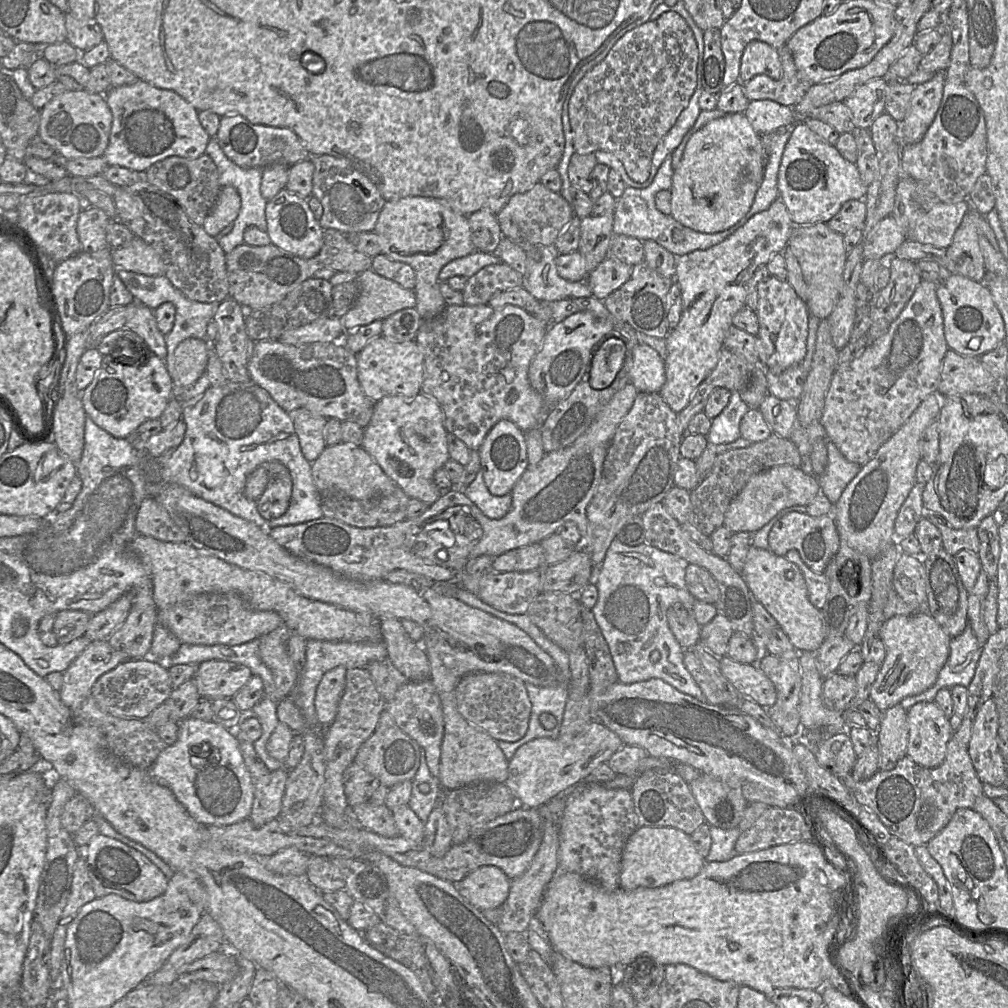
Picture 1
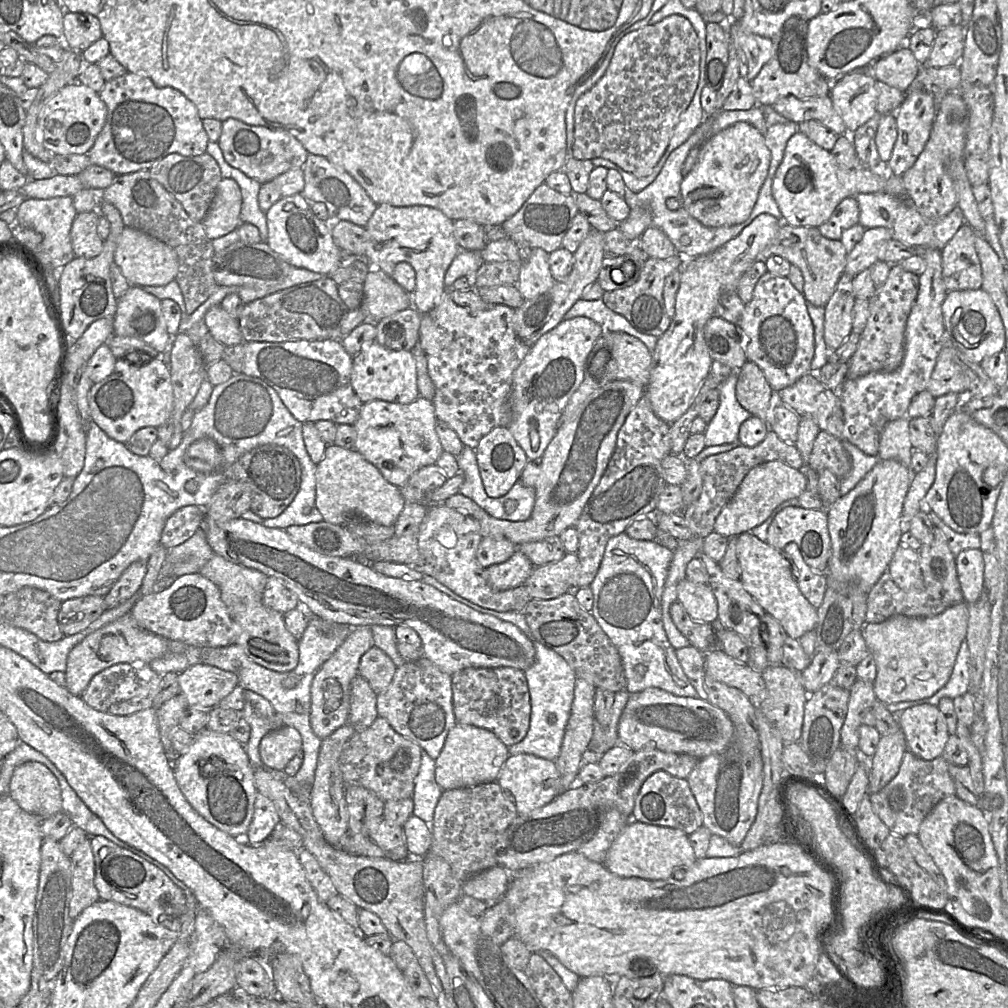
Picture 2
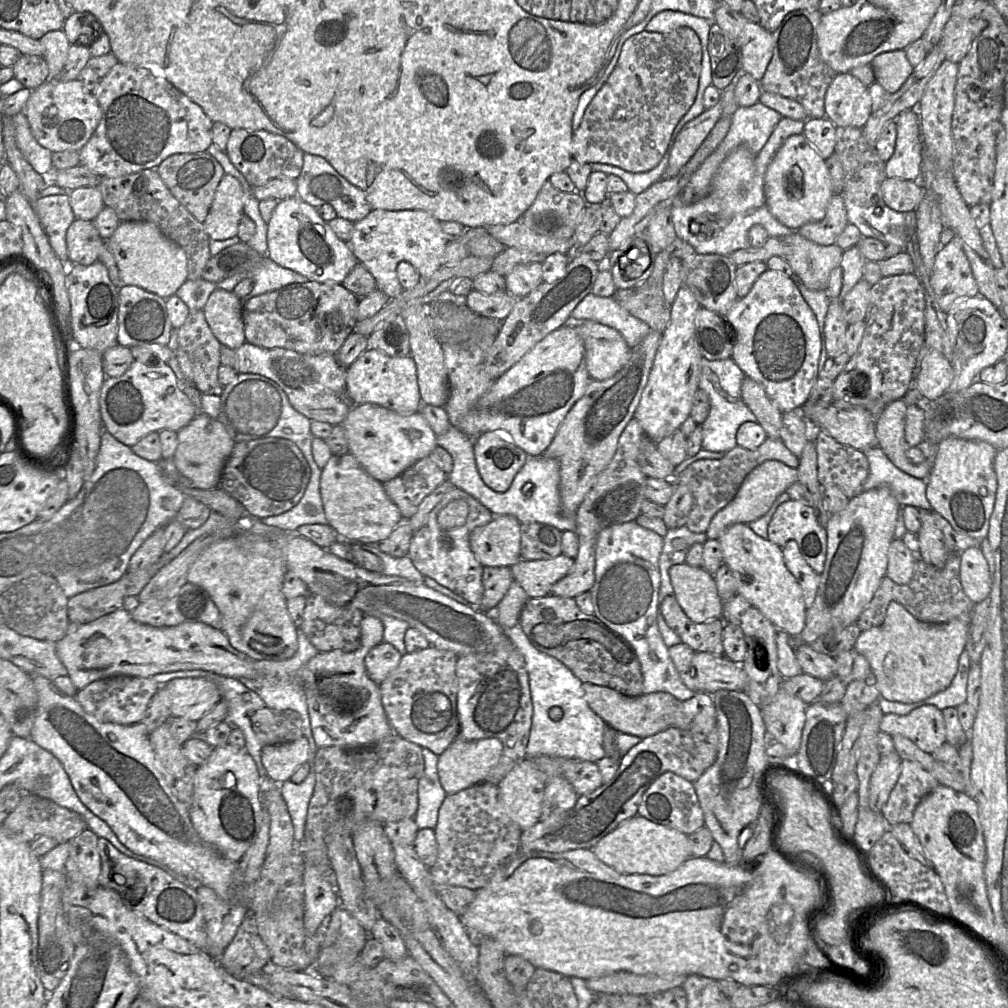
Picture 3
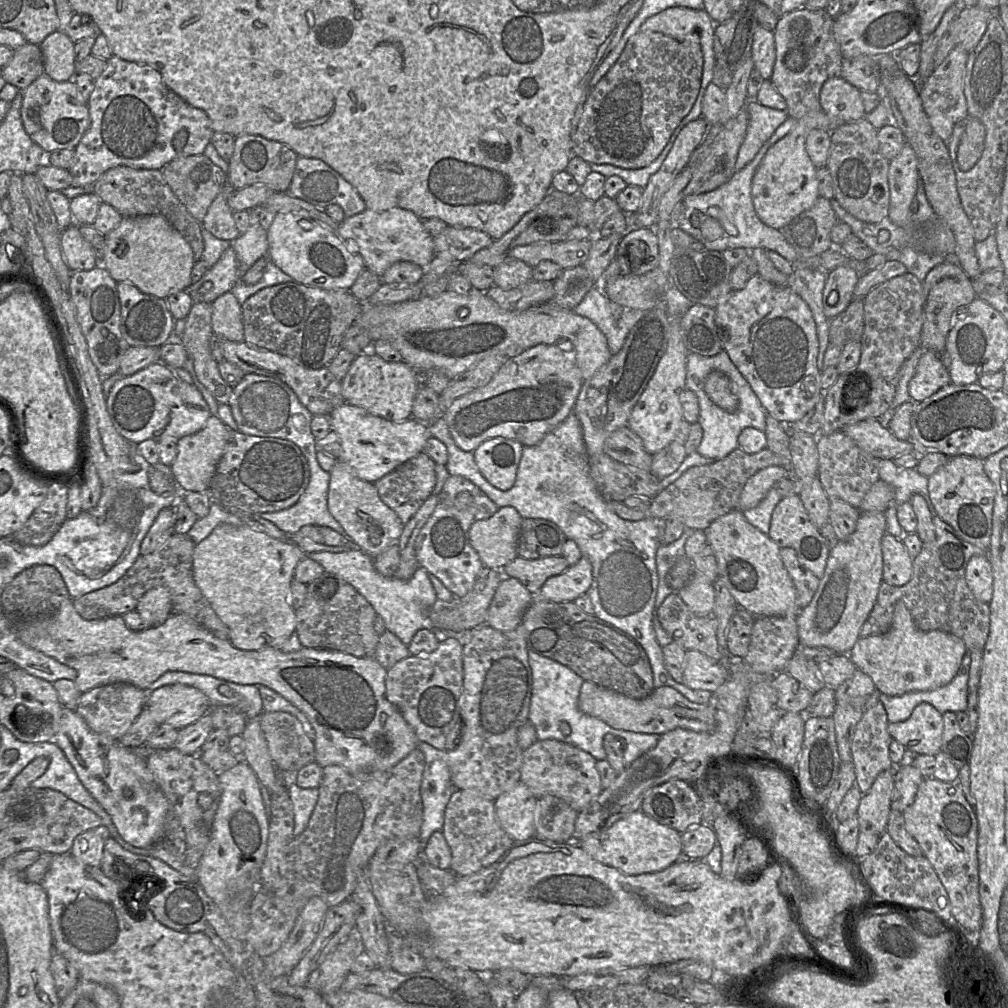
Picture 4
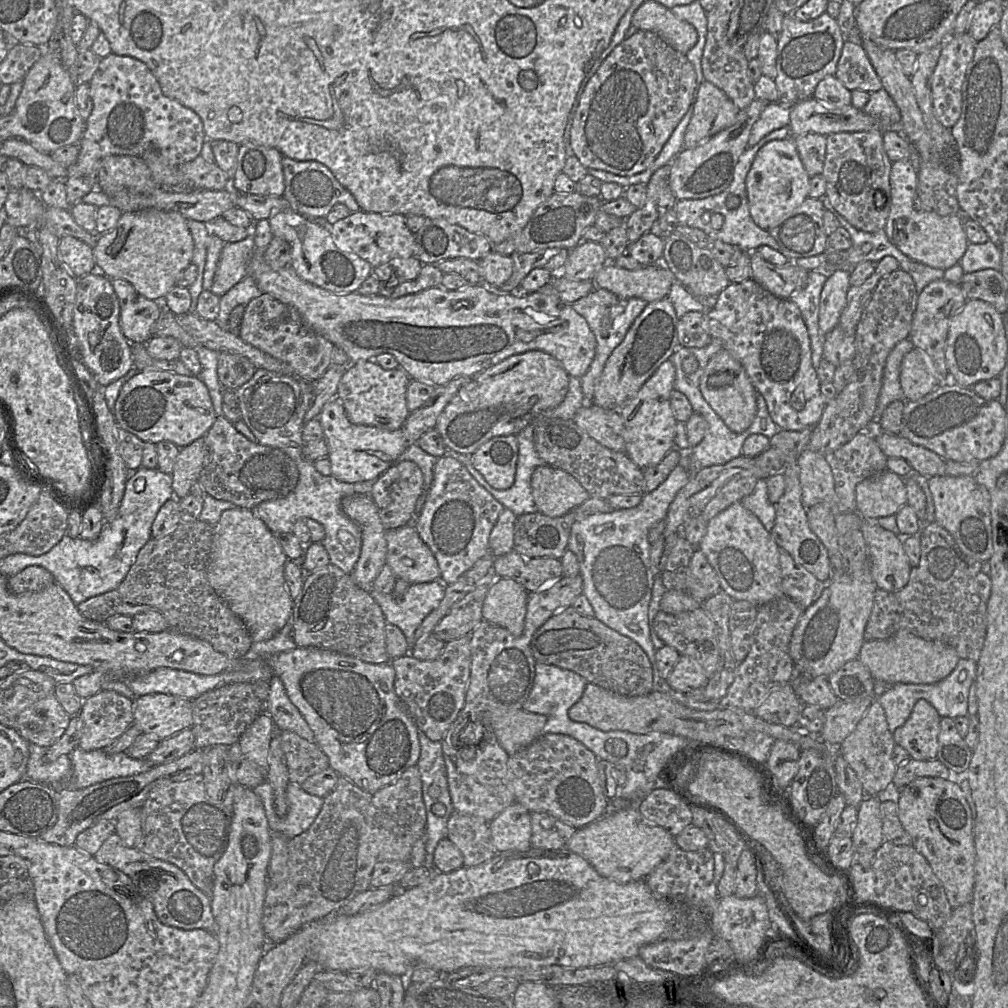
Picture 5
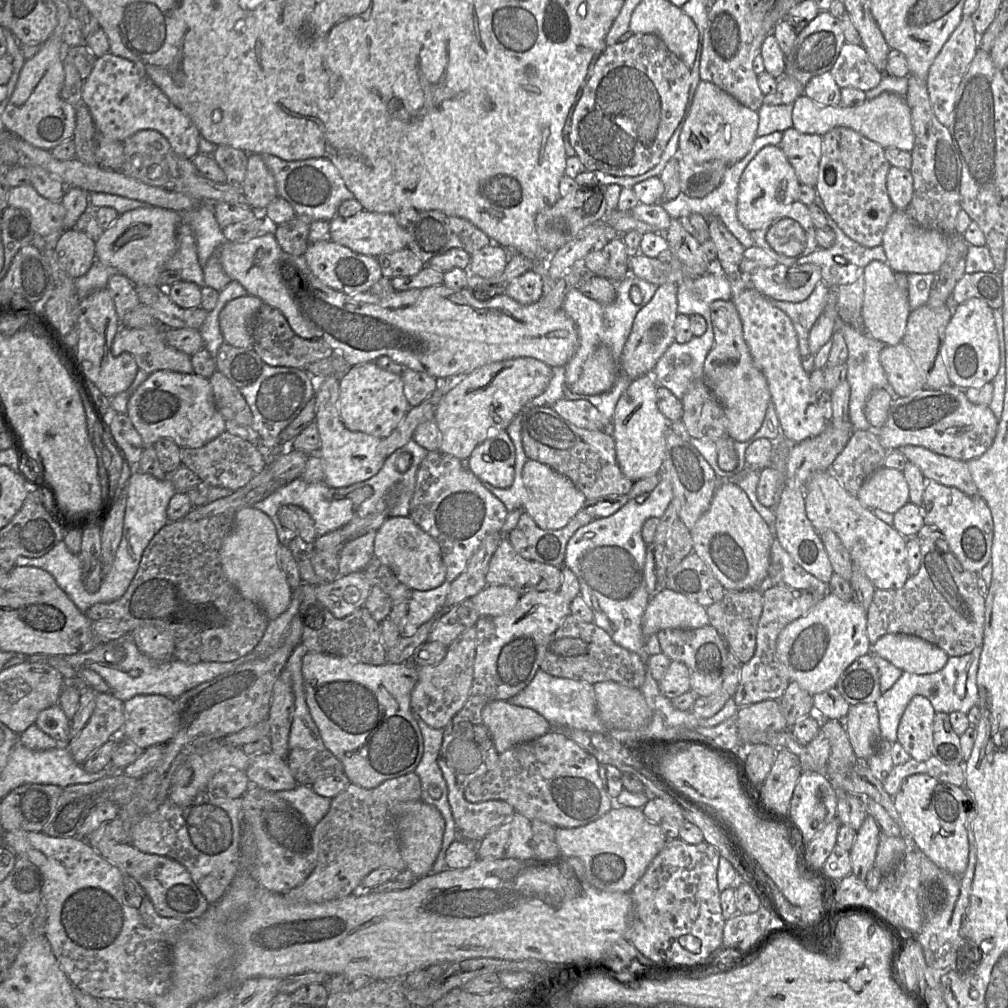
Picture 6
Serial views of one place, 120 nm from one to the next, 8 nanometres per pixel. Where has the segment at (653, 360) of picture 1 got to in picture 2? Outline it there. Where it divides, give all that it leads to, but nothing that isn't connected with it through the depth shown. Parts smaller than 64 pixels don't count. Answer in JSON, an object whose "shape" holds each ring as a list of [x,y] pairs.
{"shape":[[[605,333],[595,343],[595,351],[606,346],[616,363],[618,380],[630,380],[646,387],[652,367],[652,353],[639,339],[624,333]]]}

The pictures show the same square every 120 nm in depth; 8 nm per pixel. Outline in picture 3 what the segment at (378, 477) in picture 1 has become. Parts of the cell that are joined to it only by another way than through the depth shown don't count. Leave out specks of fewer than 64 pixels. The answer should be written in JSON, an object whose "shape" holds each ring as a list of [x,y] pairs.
{"shape":[[[351,453],[332,454],[321,472],[320,494],[328,524],[333,527],[339,538],[341,538],[339,540],[359,544],[378,544],[392,533],[402,519],[399,508],[386,494],[383,483],[368,474]]]}

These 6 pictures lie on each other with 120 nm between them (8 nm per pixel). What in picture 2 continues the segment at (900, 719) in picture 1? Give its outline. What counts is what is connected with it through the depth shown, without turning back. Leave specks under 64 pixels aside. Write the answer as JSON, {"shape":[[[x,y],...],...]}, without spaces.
{"shape":[[[902,730],[881,736],[875,754],[869,759],[869,794],[880,791],[897,775],[907,750]]]}

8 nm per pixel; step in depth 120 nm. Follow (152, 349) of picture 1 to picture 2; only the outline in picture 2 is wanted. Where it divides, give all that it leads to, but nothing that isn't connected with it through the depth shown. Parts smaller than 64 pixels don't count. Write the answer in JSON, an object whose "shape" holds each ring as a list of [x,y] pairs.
{"shape":[[[131,286],[118,299],[114,335],[138,338],[163,353],[169,334],[161,310],[161,300],[140,286]]]}

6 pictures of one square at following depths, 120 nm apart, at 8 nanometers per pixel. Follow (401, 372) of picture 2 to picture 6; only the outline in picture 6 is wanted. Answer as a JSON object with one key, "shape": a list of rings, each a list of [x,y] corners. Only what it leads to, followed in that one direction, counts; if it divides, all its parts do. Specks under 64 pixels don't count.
{"shape":[[[375,362],[352,366],[339,379],[339,414],[344,426],[351,431],[387,438],[410,408],[404,395],[402,376],[380,368]]]}

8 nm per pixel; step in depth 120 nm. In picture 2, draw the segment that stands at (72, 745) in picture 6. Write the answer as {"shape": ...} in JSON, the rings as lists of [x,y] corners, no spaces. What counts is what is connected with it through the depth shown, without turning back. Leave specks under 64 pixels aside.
{"shape":[[[119,663],[96,674],[80,697],[97,711],[127,716],[153,706],[161,681],[162,676],[149,664]]]}

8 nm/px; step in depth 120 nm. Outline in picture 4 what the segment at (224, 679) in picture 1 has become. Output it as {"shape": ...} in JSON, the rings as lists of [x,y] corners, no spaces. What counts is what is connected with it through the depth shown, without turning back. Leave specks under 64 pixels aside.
{"shape":[[[171,684],[149,692],[145,707],[150,710],[158,725],[167,724],[180,730],[208,713],[211,705],[199,689]]]}

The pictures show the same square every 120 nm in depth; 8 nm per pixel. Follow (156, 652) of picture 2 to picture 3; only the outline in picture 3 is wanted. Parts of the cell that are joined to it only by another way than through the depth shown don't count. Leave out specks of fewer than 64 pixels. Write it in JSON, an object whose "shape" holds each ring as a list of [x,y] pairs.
{"shape":[[[125,607],[89,623],[69,622],[67,633],[56,642],[56,653],[78,691],[94,681],[109,677],[126,675],[149,678],[158,673],[179,670],[206,670],[235,679],[257,678],[254,660],[233,648],[222,630],[201,622],[185,622],[169,627],[140,624]]]}

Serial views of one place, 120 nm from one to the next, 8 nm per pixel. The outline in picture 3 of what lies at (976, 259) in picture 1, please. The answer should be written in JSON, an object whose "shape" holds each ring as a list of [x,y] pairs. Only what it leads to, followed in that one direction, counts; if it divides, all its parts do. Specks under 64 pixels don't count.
{"shape":[[[957,237],[938,252],[929,281],[936,300],[945,313],[958,298],[978,295],[970,263]]]}

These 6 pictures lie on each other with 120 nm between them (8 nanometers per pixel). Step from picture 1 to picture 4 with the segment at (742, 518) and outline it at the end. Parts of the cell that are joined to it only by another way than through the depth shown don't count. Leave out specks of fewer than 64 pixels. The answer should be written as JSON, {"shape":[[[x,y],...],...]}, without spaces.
{"shape":[[[769,466],[756,472],[745,483],[737,509],[744,512],[756,507],[778,480],[790,475],[790,470],[782,466]]]}

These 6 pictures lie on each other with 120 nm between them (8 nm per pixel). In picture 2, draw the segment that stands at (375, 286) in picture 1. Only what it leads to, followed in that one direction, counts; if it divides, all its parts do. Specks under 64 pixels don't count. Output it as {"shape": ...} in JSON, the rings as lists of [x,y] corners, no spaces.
{"shape":[[[370,269],[363,282],[363,298],[359,306],[365,311],[363,323],[377,324],[381,319],[398,311],[412,307],[412,294],[405,291],[392,277],[381,270]]]}

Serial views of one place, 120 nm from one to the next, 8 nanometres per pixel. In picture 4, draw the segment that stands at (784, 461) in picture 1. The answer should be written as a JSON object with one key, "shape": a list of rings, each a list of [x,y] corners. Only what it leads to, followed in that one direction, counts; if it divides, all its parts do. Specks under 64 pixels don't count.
{"shape":[[[737,447],[720,460],[707,465],[693,466],[686,470],[677,480],[662,489],[651,500],[646,510],[629,508],[622,502],[615,500],[606,499],[606,502],[613,512],[625,520],[639,521],[645,518],[675,517],[686,528],[705,530],[714,520],[738,508],[743,487],[751,476],[769,466],[780,465],[783,465],[782,458],[768,447],[753,454],[748,454]]]}

